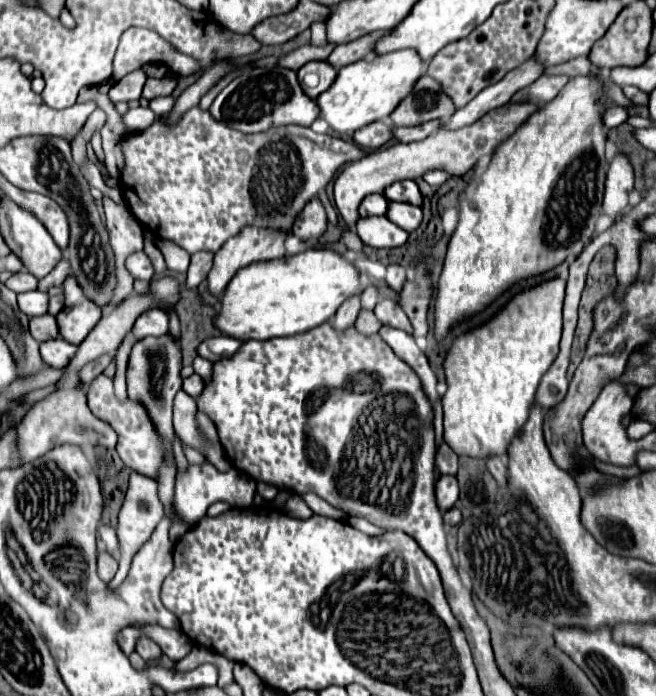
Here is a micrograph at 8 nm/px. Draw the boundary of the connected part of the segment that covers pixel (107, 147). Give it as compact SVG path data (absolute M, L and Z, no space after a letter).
M85 87L81 90L83 92L82 101L94 100L99 104L99 108L107 114L107 122L105 126L101 128L101 136L103 136L103 152L105 152L105 166L107 170L119 178L119 170L123 166L123 158L121 158L121 144L123 144L123 138L129 134L129 130L125 128L125 124L121 122L121 116L115 112L113 108L113 102L105 96L97 92L96 87Z

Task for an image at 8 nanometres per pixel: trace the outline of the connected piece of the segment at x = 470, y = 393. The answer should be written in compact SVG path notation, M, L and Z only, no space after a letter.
M557 278L551 282L543 282L531 290L517 294L491 322L459 336L453 342L445 358L445 376L449 388L443 396L443 438L459 456L473 456L483 460L491 456L507 456L509 444L519 434L529 418L531 408L535 406L535 392L543 374L549 370L555 356L559 354L563 296L565 280Z

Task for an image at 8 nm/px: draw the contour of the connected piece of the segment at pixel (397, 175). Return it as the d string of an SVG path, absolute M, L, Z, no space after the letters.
M505 104L503 108L497 108L495 112L487 112L487 116L479 118L475 124L461 128L459 132L441 132L437 130L435 134L427 136L421 142L409 142L409 144L391 144L385 148L379 148L375 152L369 152L367 156L363 156L361 160L355 160L351 164L347 164L343 168L343 172L337 176L335 180L335 204L339 214L343 216L343 220L353 226L359 220L357 208L361 204L361 200L373 192L381 192L391 186L397 180L403 178L419 178L423 176L423 172L431 170L431 168L447 168L447 172L451 174L465 174L469 168L473 168L477 164L477 160L489 152L493 152L503 140L507 140L513 132L517 132L517 128L527 120L527 116L531 116L533 112L537 112L541 106L537 104Z

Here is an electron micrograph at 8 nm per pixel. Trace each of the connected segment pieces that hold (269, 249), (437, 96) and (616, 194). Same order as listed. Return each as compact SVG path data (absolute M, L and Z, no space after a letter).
M243 228L243 232L239 232L239 236L233 236L231 240L227 240L227 244L223 244L223 248L215 254L213 258L213 268L207 276L207 292L213 298L221 298L225 288L229 286L229 282L233 280L233 276L255 262L267 262L267 260L277 260L285 256L285 242L287 236L271 236L271 232L259 232L257 228Z
M423 74L415 82L411 94L393 110L389 122L395 126L417 126L429 120L447 120L453 112L455 104L445 94L443 86L429 74Z
M617 154L609 166L605 180L603 212L617 218L629 206L629 192L633 190L633 168L623 154Z

